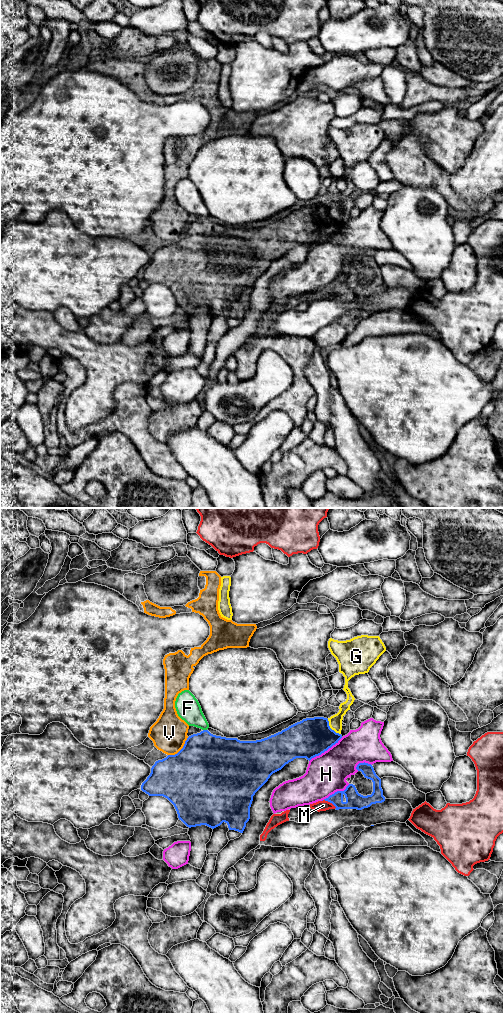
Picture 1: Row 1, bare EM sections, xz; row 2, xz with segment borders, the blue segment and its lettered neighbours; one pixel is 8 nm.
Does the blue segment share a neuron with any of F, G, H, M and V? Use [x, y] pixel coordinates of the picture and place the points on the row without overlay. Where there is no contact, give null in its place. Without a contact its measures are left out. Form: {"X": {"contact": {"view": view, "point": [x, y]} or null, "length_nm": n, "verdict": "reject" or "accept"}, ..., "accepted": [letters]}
{"F": {"contact": {"view": "xz", "point": [205, 218]}, "length_nm": 30, "verdict": "reject"}, "G": {"contact": {"view": "xz", "point": [330, 216]}, "length_nm": 170, "verdict": "reject"}, "H": {"contact": {"view": "xz", "point": [325, 238]}, "length_nm": 340, "verdict": "reject"}, "M": {"contact": {"view": "xz", "point": [329, 289]}, "length_nm": 130, "verdict": "reject"}, "V": {"contact": {"view": "xz", "point": [181, 237]}, "length_nm": 220, "verdict": "accept"}, "accepted": ["V"]}

